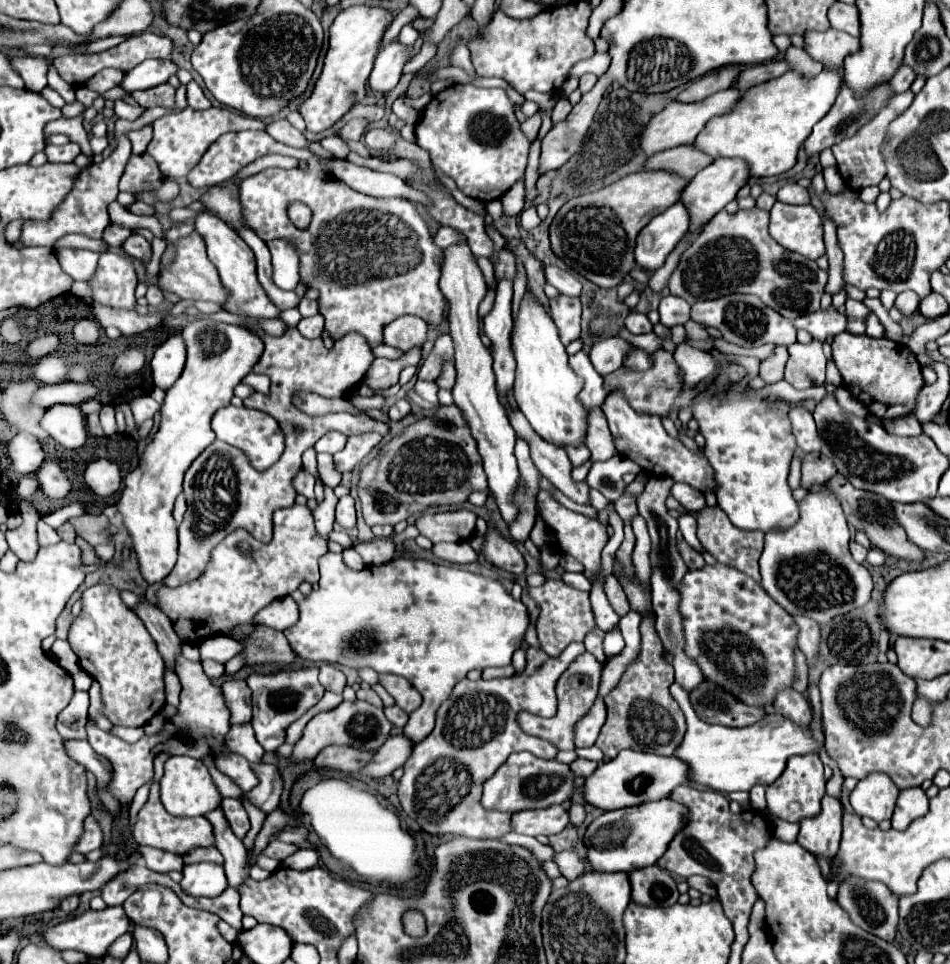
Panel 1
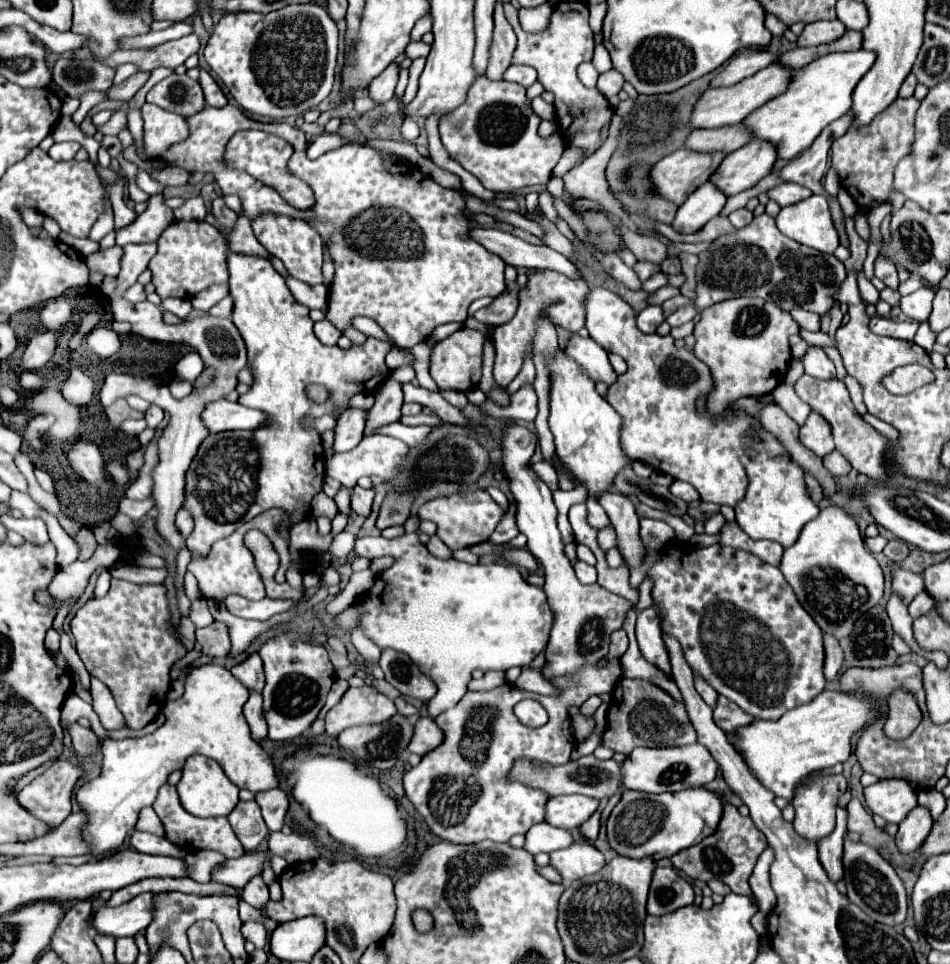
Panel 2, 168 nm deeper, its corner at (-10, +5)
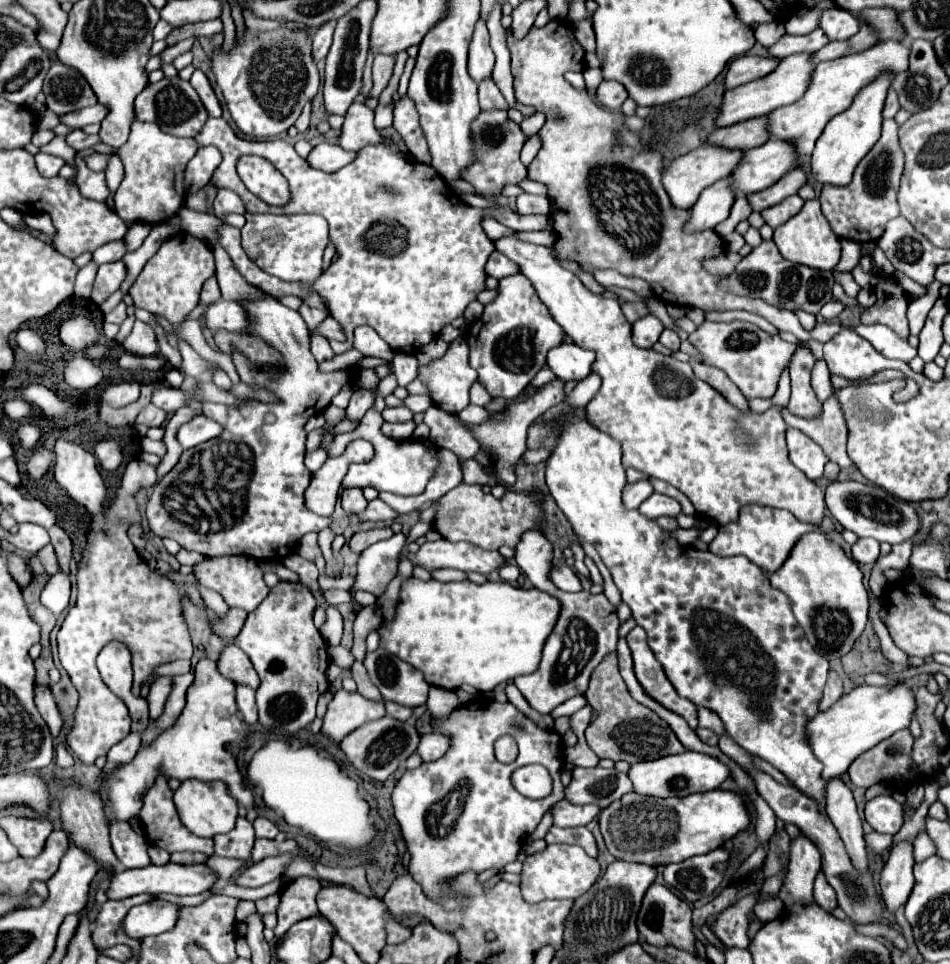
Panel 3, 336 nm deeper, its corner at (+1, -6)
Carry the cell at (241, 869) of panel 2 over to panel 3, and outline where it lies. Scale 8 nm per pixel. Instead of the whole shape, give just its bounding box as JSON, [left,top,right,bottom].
[236,854,292,888]

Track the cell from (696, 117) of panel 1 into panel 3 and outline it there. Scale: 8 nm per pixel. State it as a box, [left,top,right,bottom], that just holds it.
[716,54,814,128]

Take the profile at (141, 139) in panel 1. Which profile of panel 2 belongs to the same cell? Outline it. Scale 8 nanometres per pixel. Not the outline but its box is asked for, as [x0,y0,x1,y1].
[97,110,127,135]

